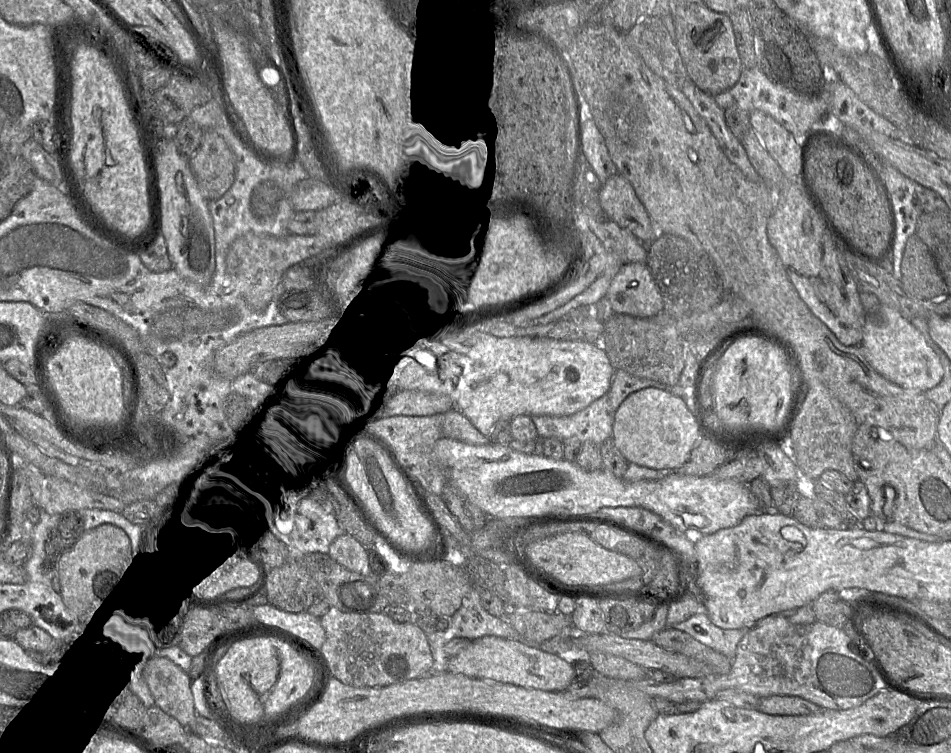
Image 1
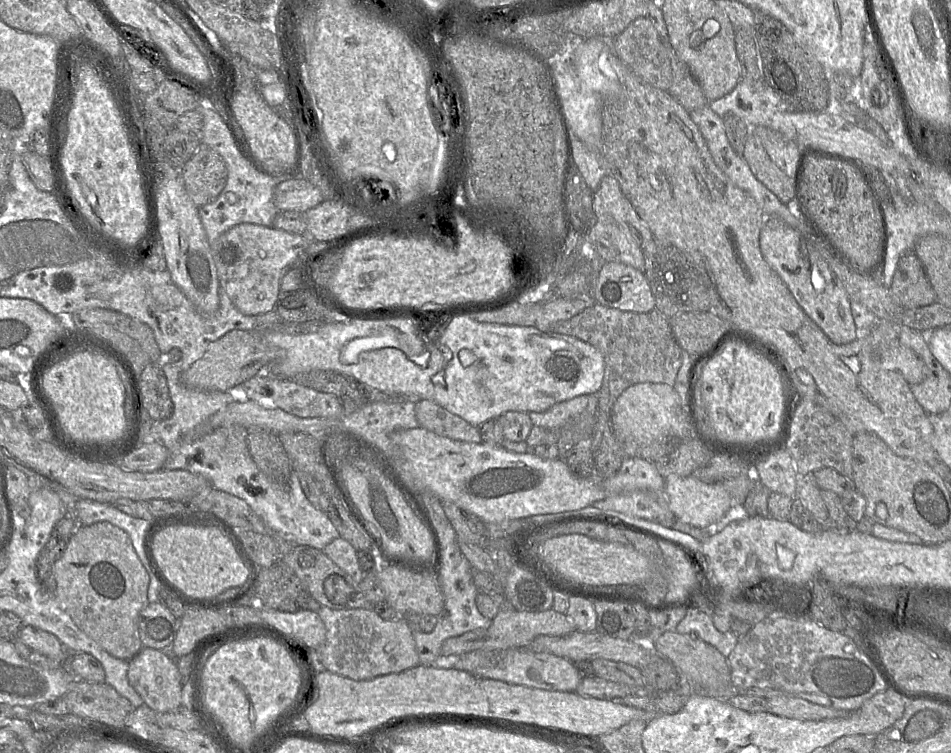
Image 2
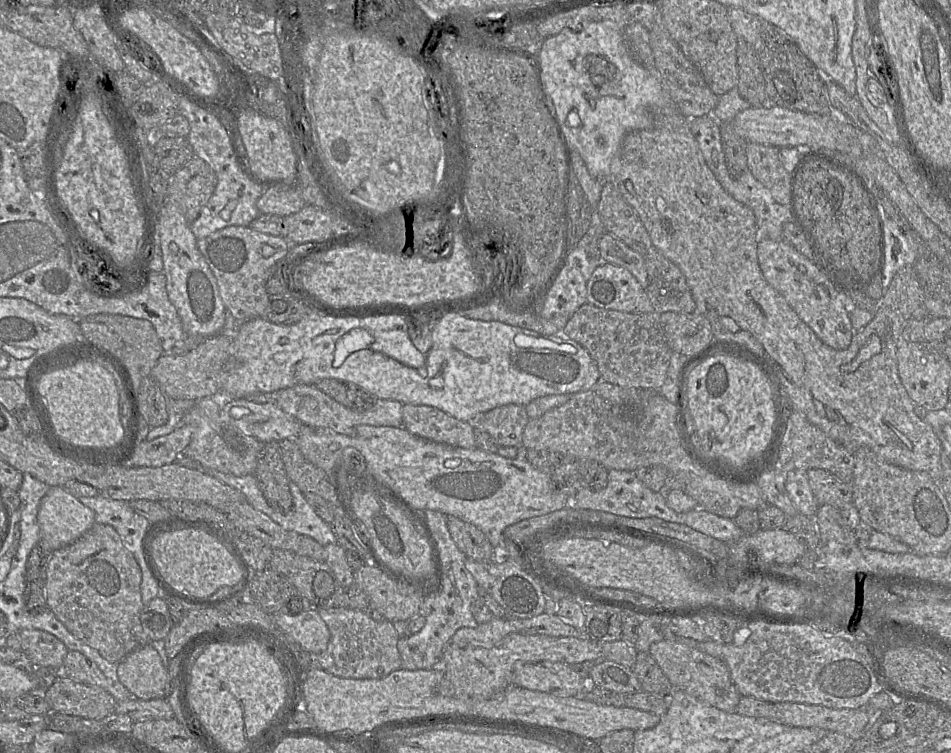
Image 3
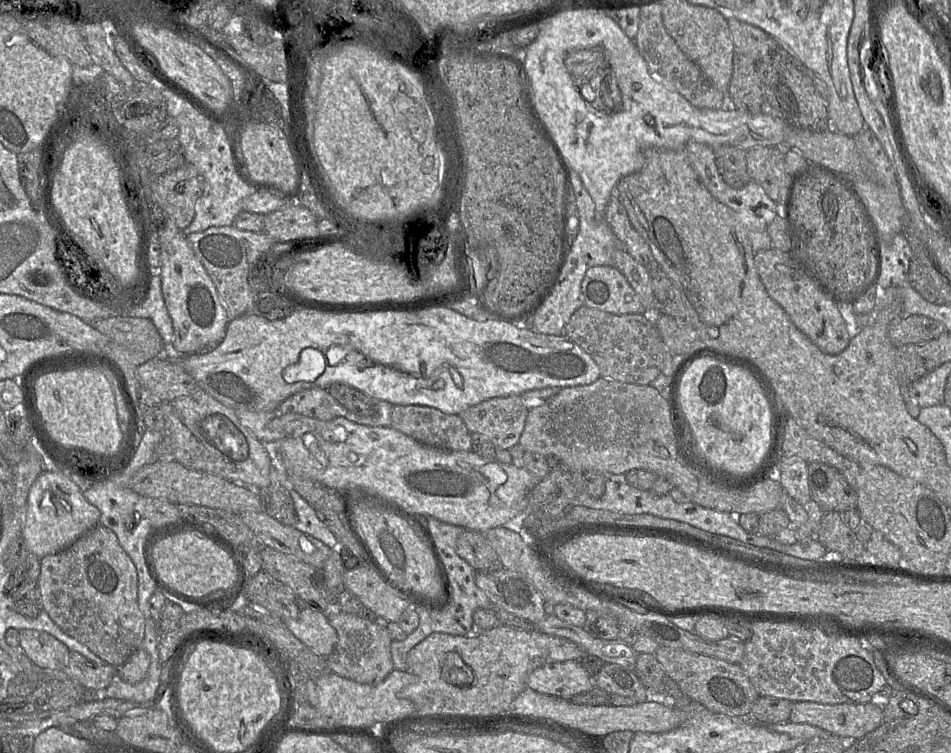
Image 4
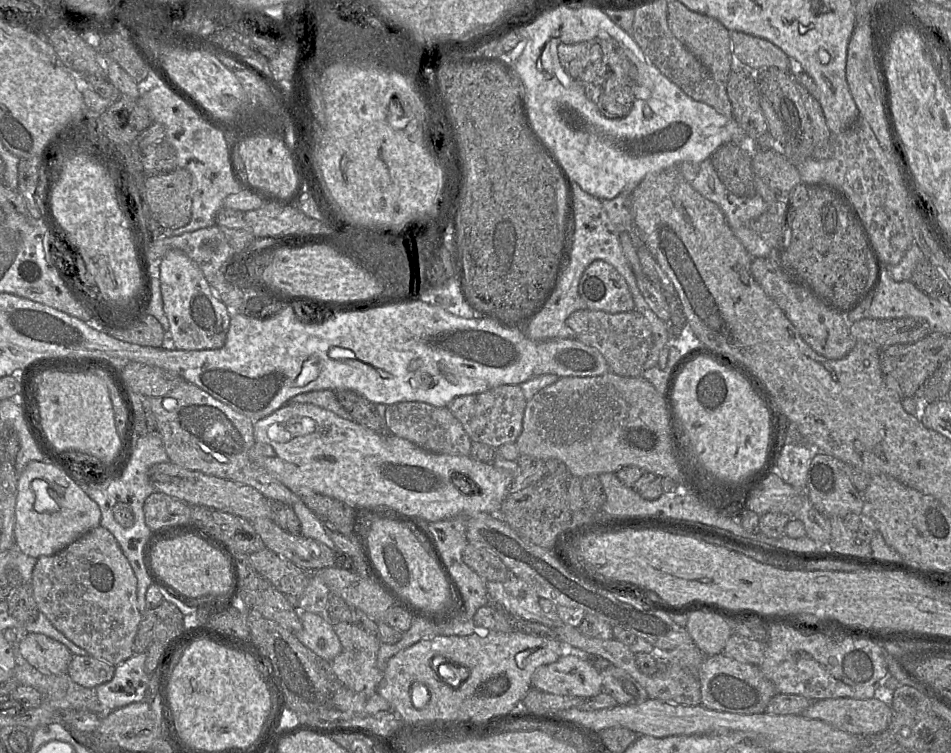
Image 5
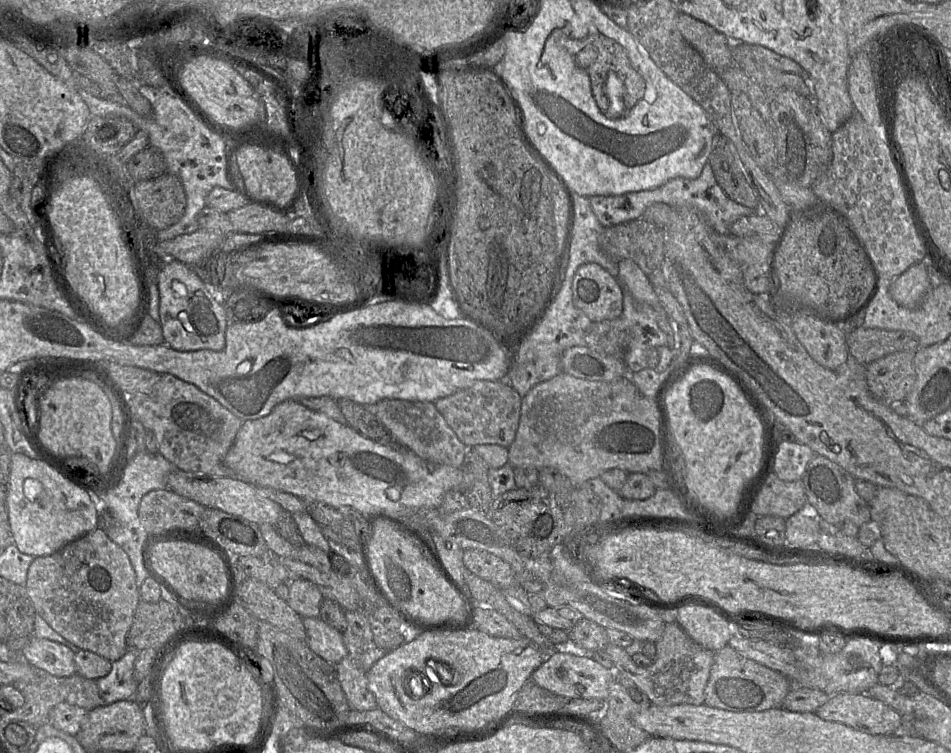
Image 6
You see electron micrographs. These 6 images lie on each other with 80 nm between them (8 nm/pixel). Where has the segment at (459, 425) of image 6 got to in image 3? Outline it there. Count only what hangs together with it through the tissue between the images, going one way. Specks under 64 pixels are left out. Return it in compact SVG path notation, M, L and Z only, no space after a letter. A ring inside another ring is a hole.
M507 404L480 414L472 423L490 434L499 446L517 447L528 421L525 406Z

